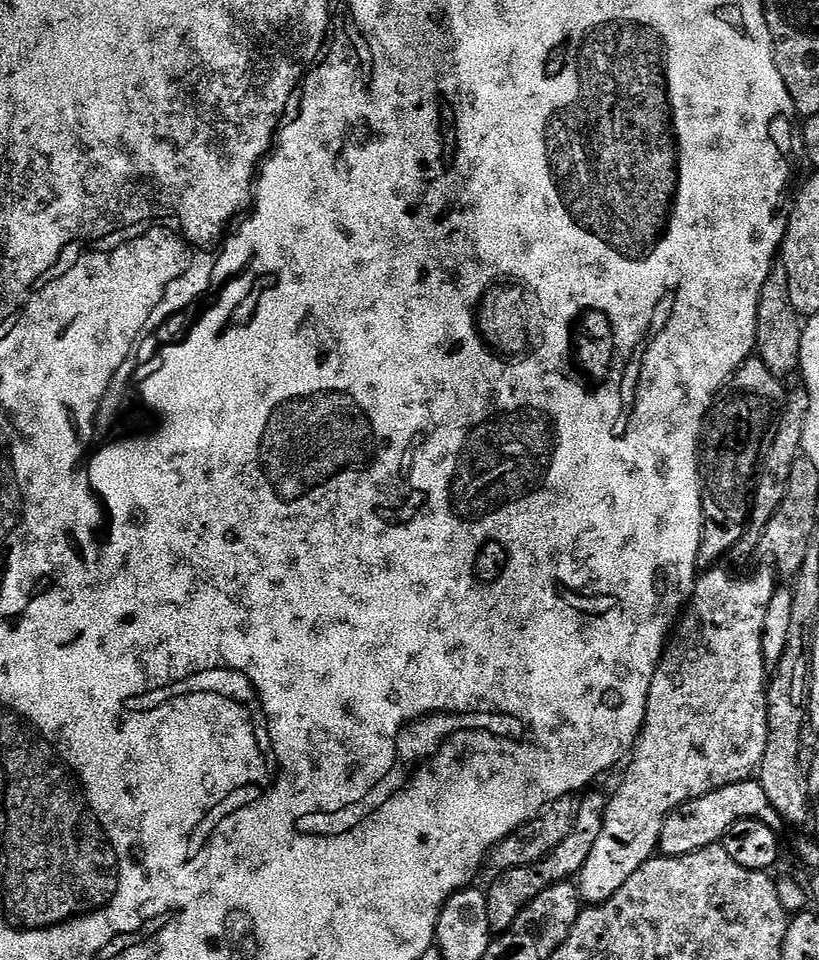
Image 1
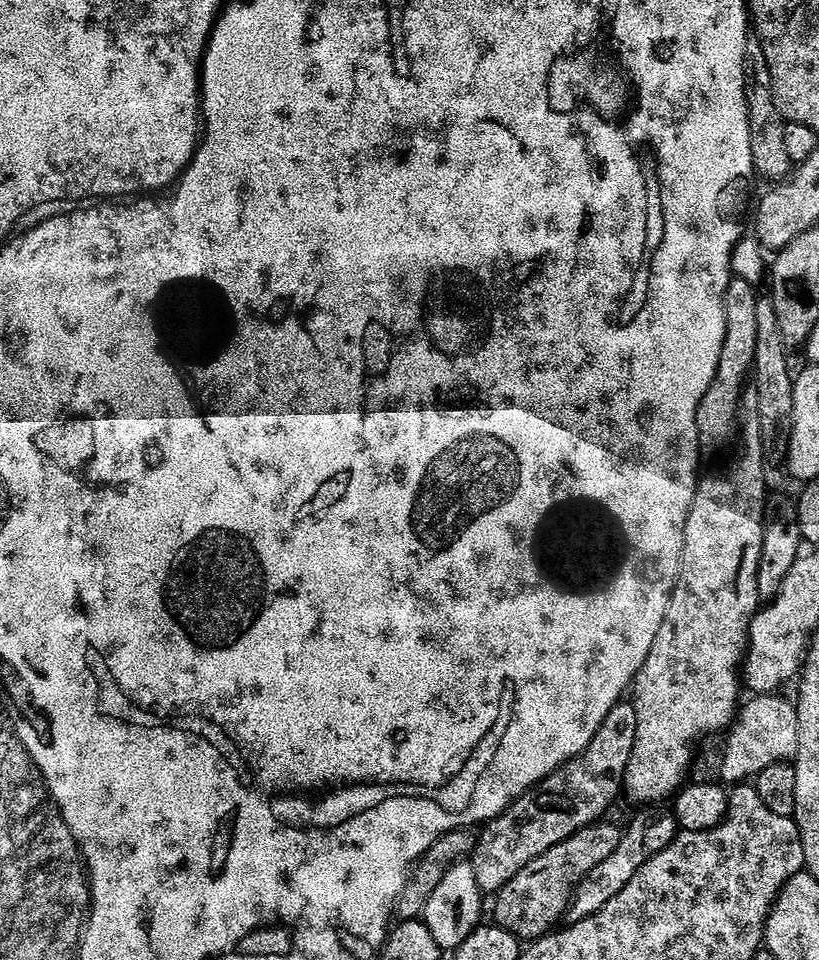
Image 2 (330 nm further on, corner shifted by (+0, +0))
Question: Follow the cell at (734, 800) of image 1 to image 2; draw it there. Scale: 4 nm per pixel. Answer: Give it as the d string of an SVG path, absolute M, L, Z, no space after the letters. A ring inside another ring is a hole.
M660 810L637 811L640 813L629 822L628 829L626 827L623 829L618 842L618 850L614 850L614 854L610 854L610 858L606 858L606 862L594 866L594 870L590 870L590 874L586 874L586 878L582 878L568 909L566 917L568 924L577 924L598 914L598 910L602 910L602 906L606 906L606 902L618 898L618 894L622 894L622 890L626 890L630 878L634 878L634 874L638 874L638 870L642 870L642 866L646 866L646 862L650 862L650 858L654 858L676 841L678 825L675 815L671 811L656 811Z

